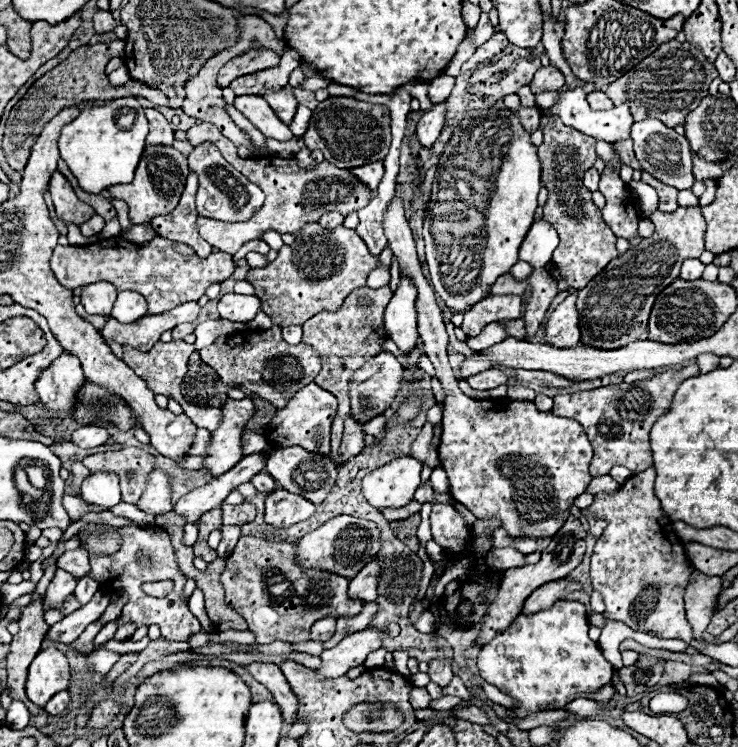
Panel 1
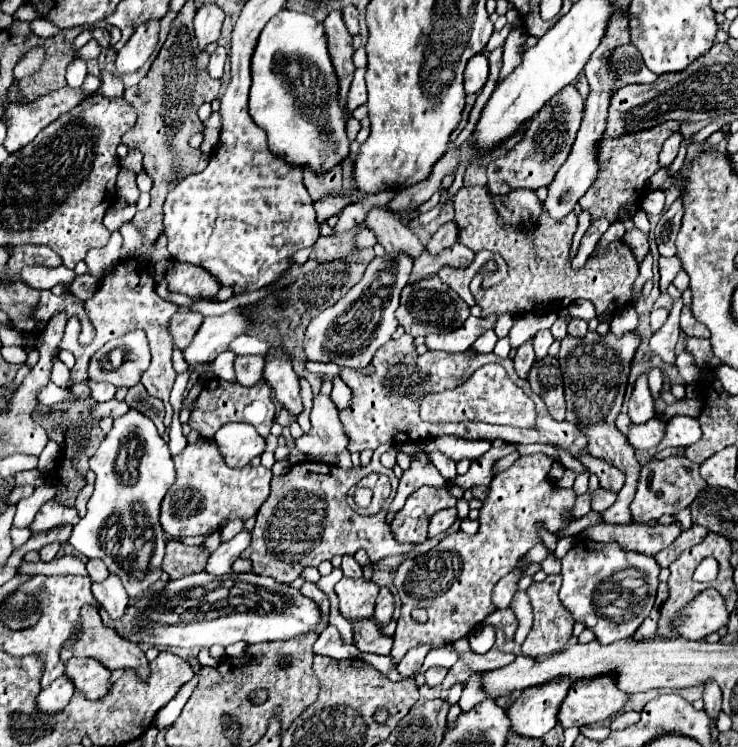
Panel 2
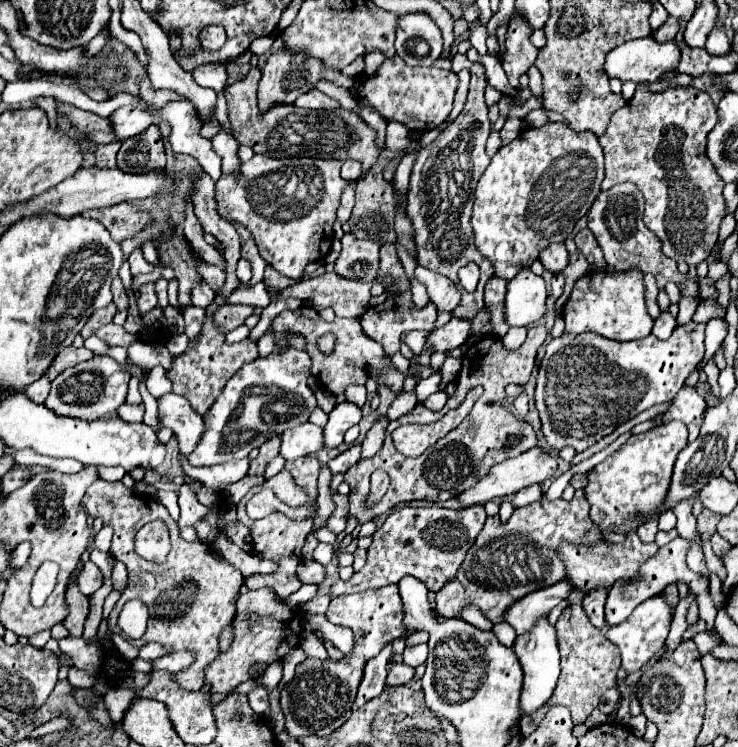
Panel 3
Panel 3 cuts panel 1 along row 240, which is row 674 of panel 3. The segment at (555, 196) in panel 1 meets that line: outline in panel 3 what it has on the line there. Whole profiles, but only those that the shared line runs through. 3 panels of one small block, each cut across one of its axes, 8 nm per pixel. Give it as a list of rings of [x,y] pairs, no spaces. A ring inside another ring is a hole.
[[[580,604],[568,606],[558,622],[558,646],[562,656],[562,672],[552,698],[546,704],[564,704],[572,712],[572,722],[582,724],[594,708],[598,708],[600,696],[616,686],[616,672],[620,668],[620,650],[606,640],[606,636],[590,624]]]

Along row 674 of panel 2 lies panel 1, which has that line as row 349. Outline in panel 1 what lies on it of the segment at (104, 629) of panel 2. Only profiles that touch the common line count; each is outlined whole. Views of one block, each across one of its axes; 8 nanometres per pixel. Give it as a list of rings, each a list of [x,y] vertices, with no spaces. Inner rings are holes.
[[[196,302],[180,304],[160,316],[142,316],[136,320],[136,324],[120,324],[118,320],[108,320],[102,328],[102,336],[108,344],[130,344],[142,352],[148,352],[158,340],[160,334],[166,330],[172,330],[178,324],[194,322],[200,314],[200,306]]]

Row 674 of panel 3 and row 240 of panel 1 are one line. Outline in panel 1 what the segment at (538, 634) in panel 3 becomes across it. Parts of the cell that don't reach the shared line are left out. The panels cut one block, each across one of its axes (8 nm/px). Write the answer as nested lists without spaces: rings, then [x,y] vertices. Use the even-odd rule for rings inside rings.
[[[536,220],[520,246],[520,260],[528,262],[532,268],[544,268],[550,262],[556,246],[558,246],[556,230],[548,222]]]

